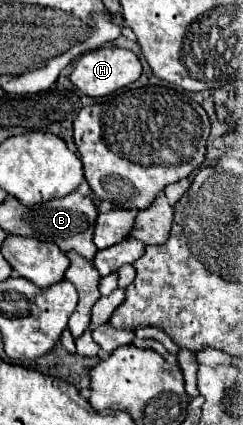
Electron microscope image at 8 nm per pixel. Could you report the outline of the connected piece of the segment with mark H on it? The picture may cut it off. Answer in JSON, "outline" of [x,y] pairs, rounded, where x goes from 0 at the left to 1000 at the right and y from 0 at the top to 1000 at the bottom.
{"outline":[[[399,113],[399,118],[374,118],[374,122],[350,122],[333,127],[317,141],[309,141],[309,165],[292,169],[284,188],[300,193],[300,202],[317,202],[342,221],[358,226],[383,226],[383,231],[407,231],[407,226],[440,226],[506,202],[531,202],[539,193],[556,193],[564,184],[580,179],[580,151],[572,151],[572,136],[539,122],[539,118],[514,118],[514,113]]]}

